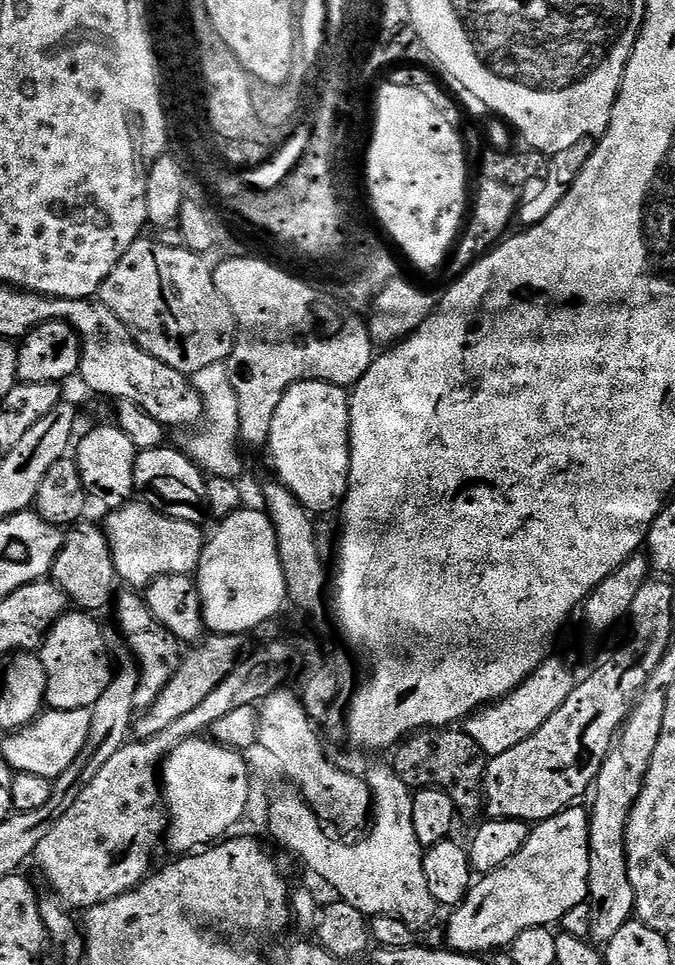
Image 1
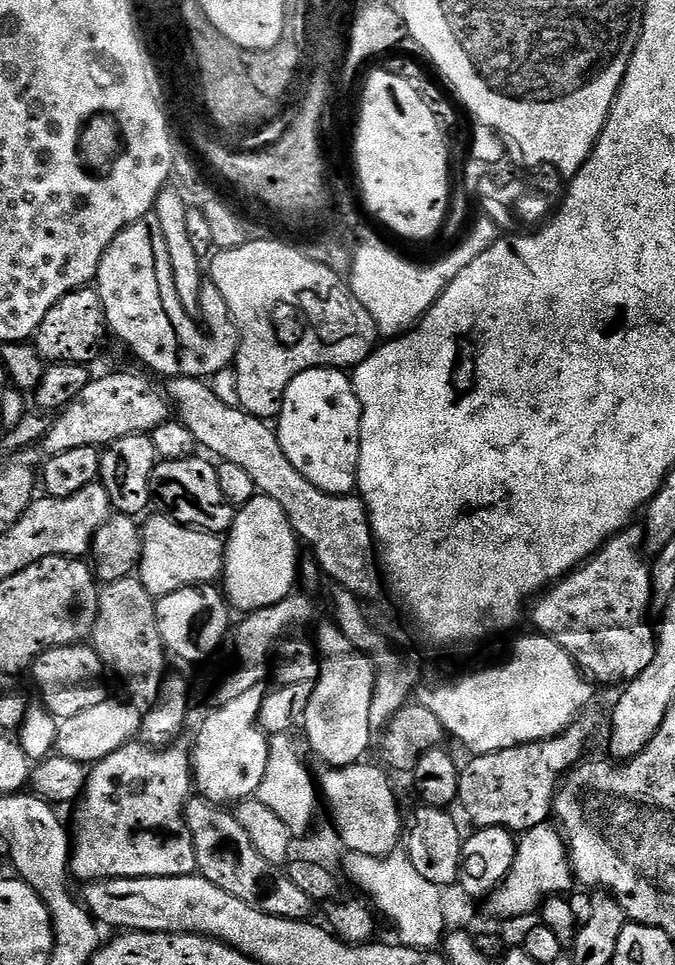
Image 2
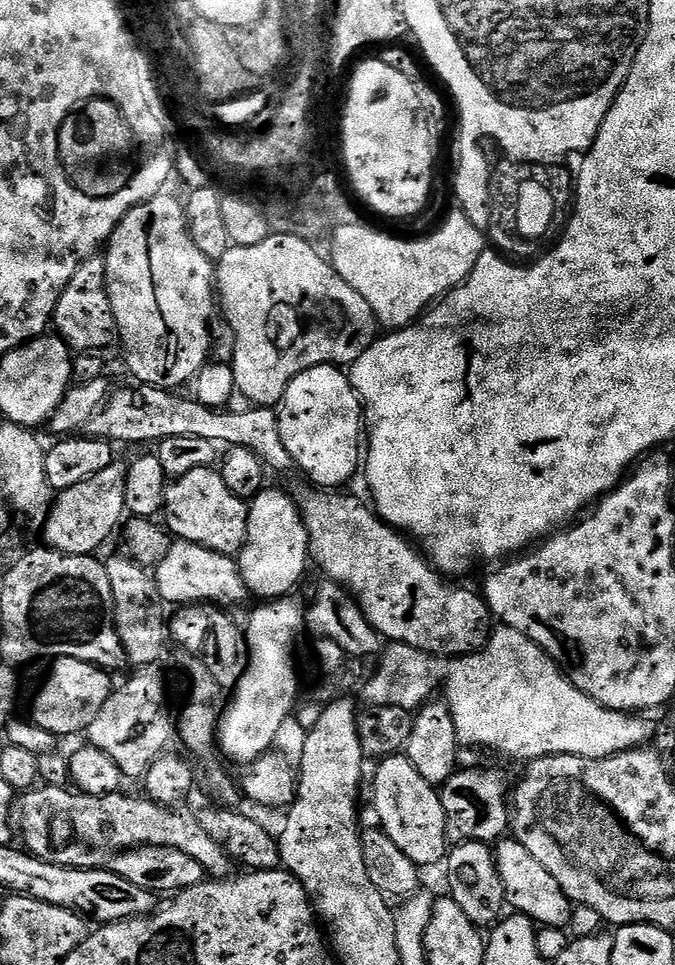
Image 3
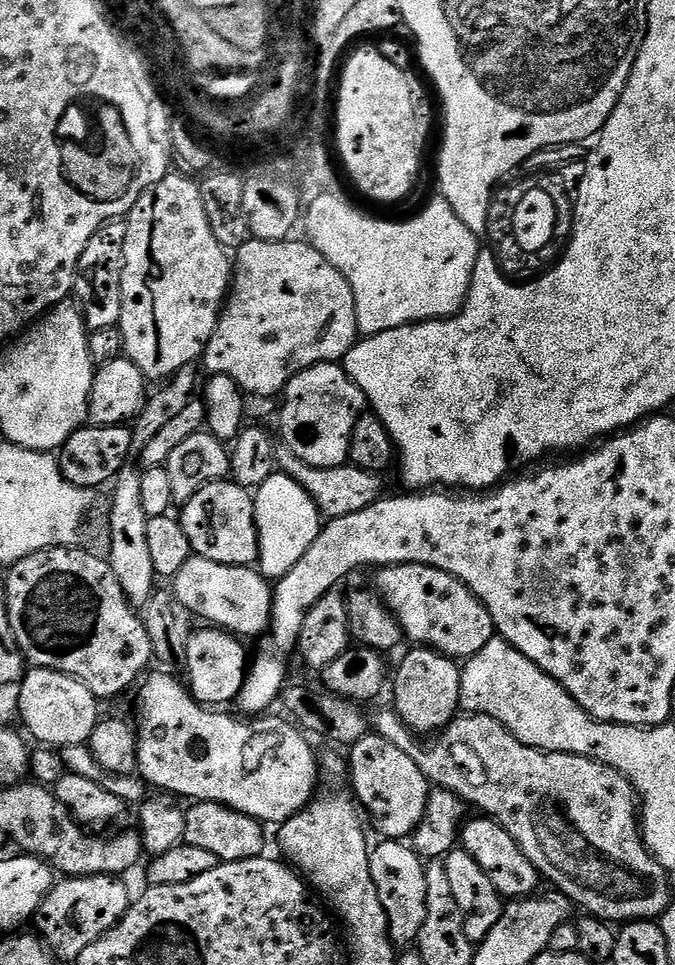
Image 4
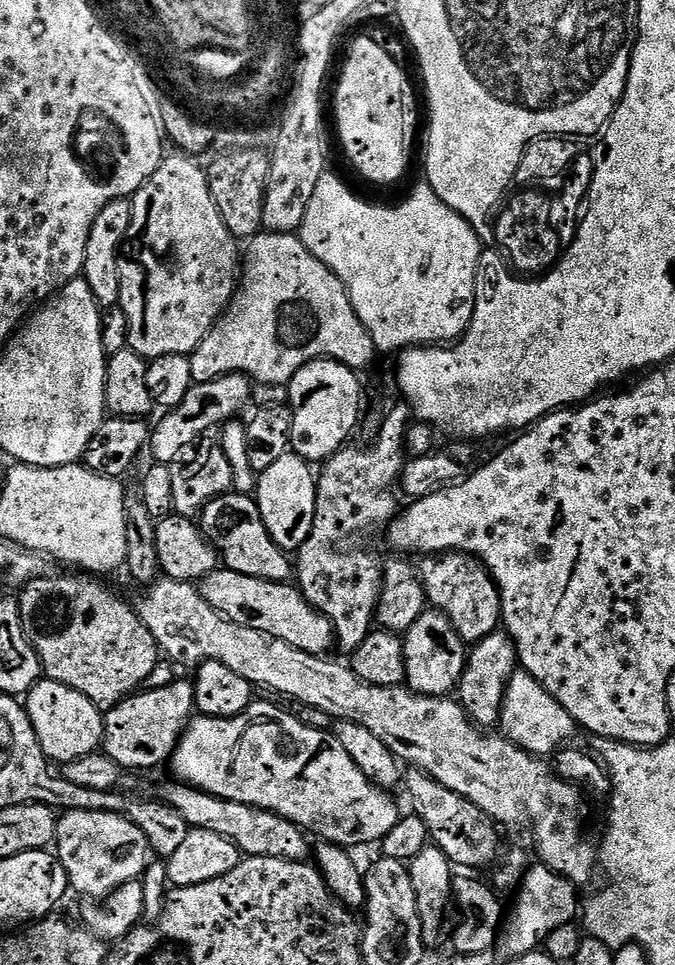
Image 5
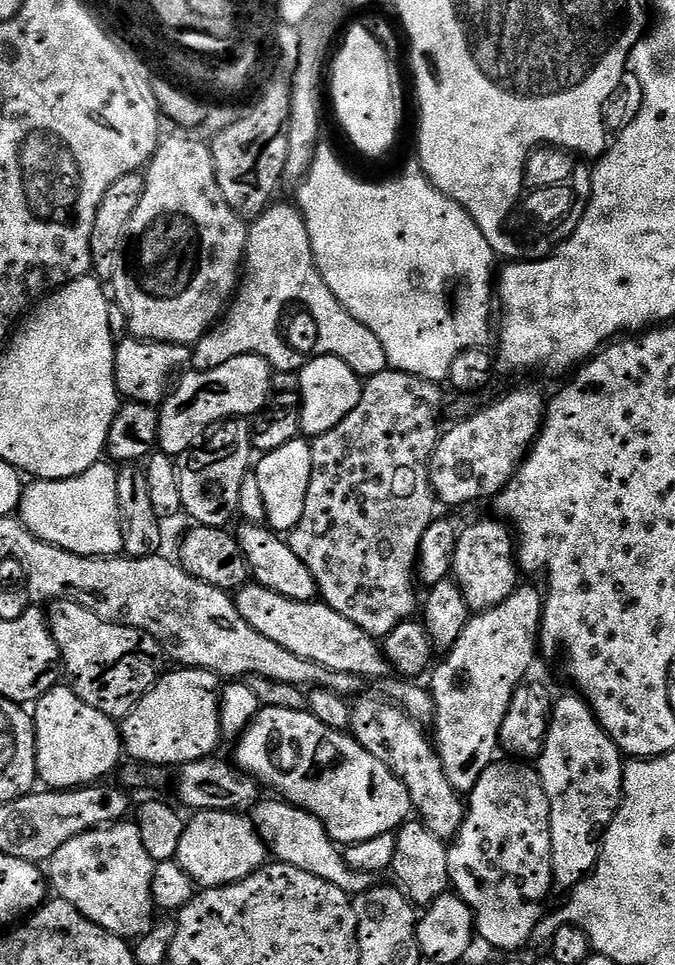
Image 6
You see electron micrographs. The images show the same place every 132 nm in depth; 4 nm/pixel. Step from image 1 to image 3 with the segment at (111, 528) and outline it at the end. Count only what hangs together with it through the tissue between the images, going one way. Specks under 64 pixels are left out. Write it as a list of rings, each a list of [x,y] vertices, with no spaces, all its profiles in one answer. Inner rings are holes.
[[[176,540],[166,558],[156,565],[154,575],[160,597],[168,606],[191,606],[201,602],[229,606],[242,603],[244,596],[249,595],[248,585],[240,573],[240,565],[233,557],[189,540]]]

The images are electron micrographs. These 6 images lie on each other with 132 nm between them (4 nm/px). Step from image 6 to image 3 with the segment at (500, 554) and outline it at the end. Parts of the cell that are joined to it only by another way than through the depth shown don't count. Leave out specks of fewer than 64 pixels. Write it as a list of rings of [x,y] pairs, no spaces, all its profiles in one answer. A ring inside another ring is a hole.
[[[308,482],[303,483],[290,488],[290,495],[300,507],[300,516],[308,531],[311,563],[315,567],[317,564],[325,572],[323,575],[327,579],[341,584],[355,596],[368,621],[376,627],[385,641],[409,644],[411,648],[449,658],[469,656],[471,652],[478,652],[487,644],[494,627],[494,617],[479,591],[455,588],[451,579],[437,572],[397,529],[391,524],[385,524],[358,497],[343,496],[343,491],[340,490],[325,490]]]

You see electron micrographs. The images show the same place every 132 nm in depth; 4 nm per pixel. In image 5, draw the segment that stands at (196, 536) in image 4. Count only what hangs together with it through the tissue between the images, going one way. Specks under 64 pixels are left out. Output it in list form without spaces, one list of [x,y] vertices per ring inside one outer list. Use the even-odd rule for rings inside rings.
[[[236,491],[214,498],[200,511],[200,532],[220,553],[223,567],[238,574],[250,574],[250,578],[262,578],[275,584],[291,581],[294,576],[294,560],[284,552],[266,530],[262,514],[251,495],[240,495]]]

